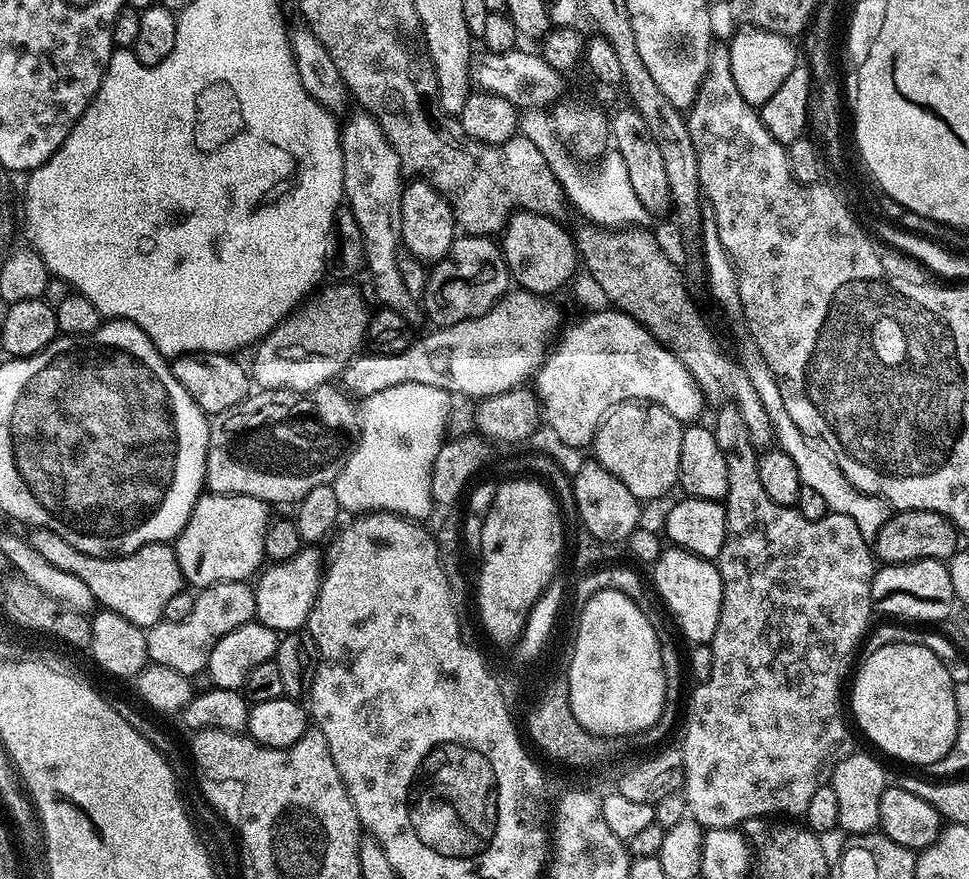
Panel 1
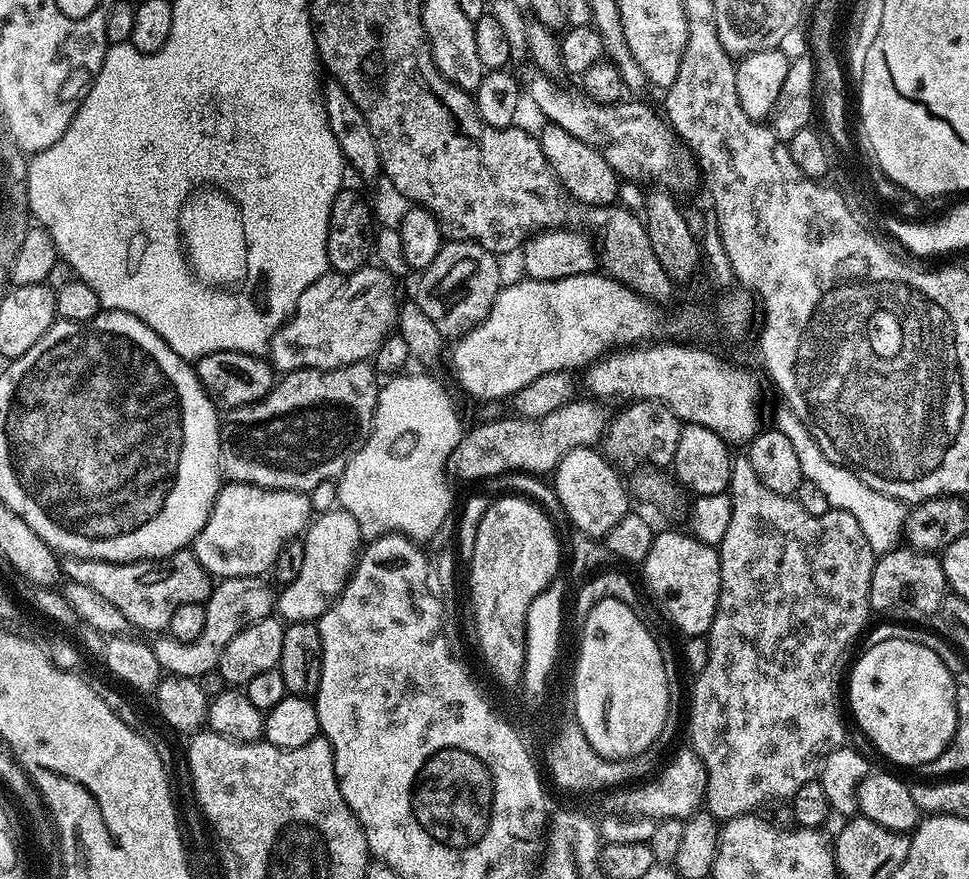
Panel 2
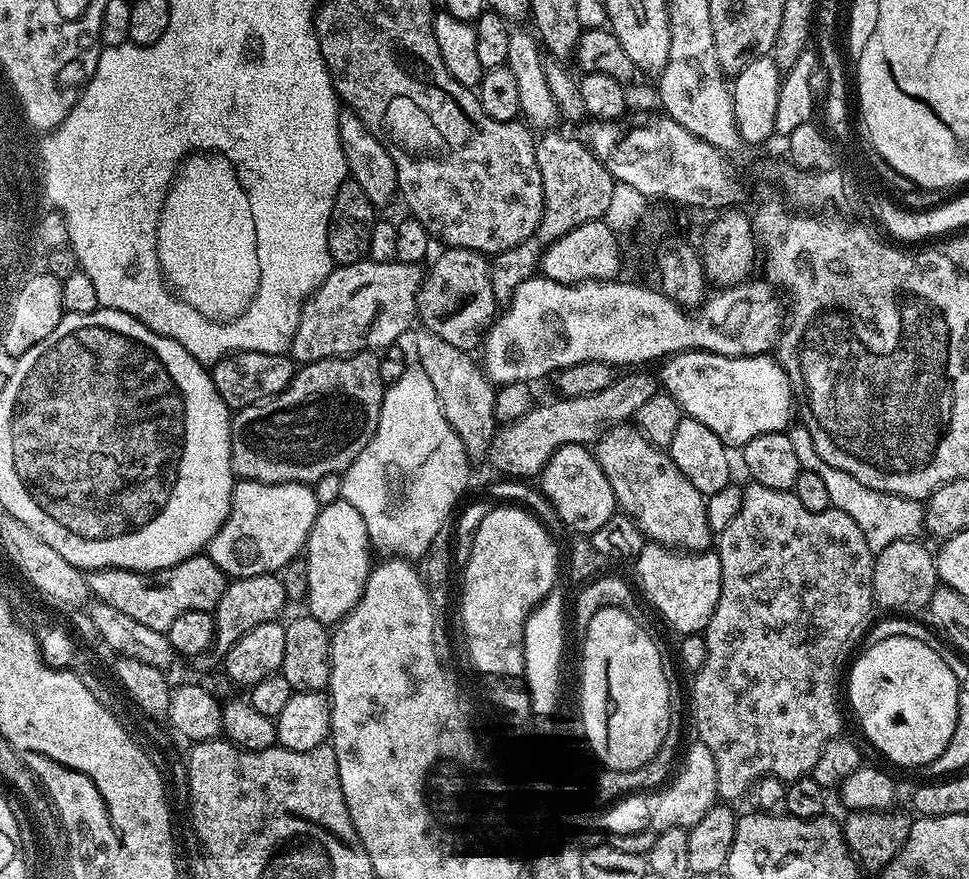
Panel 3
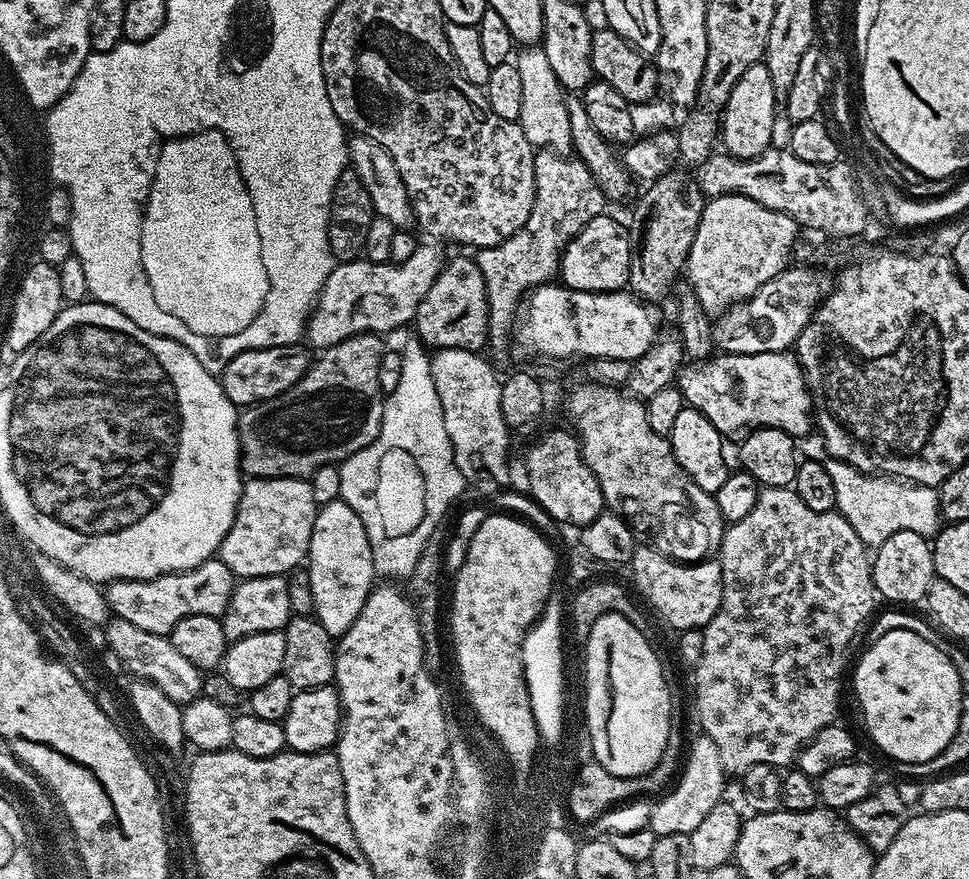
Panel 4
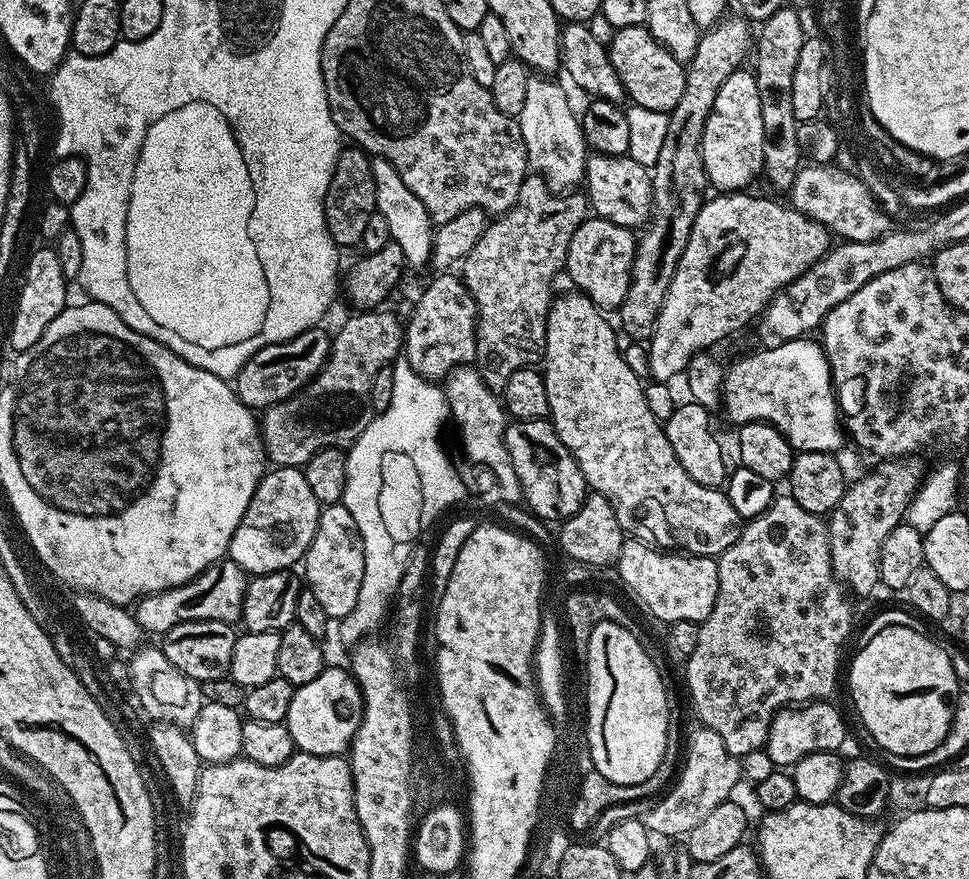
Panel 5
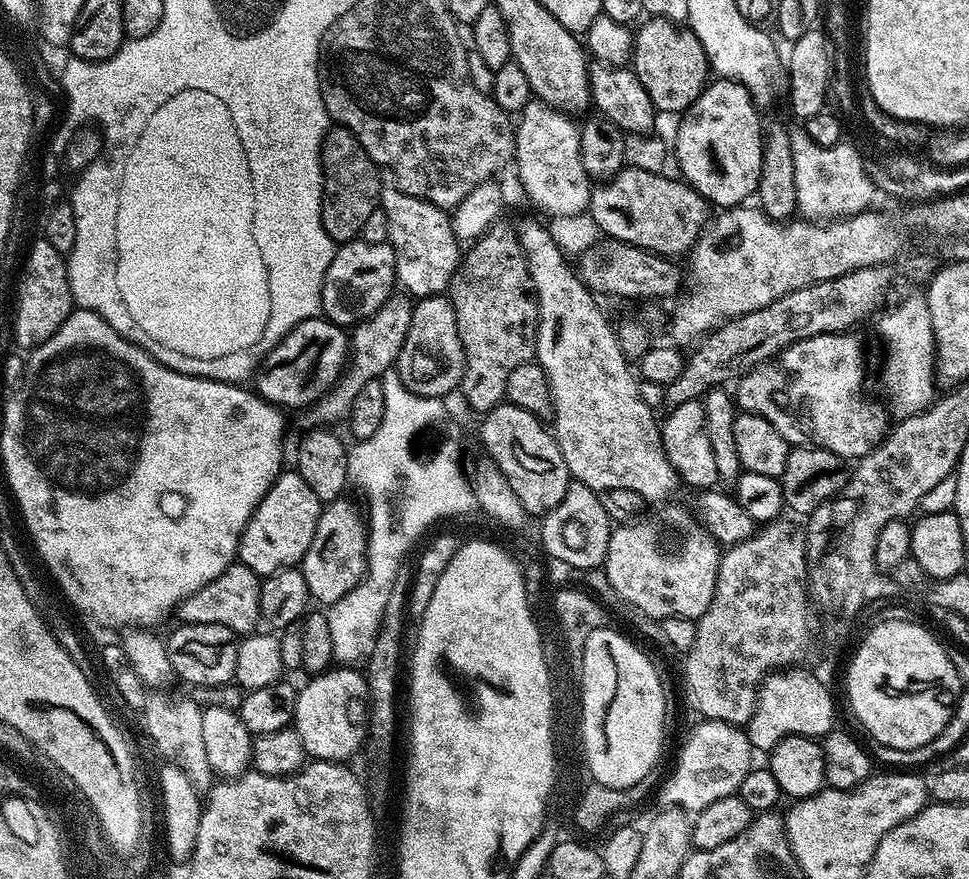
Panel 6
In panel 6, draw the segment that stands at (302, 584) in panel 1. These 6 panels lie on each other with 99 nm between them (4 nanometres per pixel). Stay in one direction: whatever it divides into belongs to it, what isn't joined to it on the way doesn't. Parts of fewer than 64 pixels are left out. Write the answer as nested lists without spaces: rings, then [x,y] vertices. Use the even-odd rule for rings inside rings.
[[[341,498],[323,505],[314,538],[306,550],[302,561],[302,571],[306,578],[309,597],[317,605],[330,606],[338,602],[354,586],[358,586],[368,570],[368,529],[365,517],[348,501]]]

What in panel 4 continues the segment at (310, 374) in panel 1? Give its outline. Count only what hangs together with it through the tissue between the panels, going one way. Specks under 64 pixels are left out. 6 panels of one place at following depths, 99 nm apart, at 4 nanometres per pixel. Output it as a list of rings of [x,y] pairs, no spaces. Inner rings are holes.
[[[424,243],[401,264],[372,264],[363,258],[337,263],[330,278],[326,278],[316,299],[316,307],[308,317],[307,343],[313,349],[323,350],[363,332],[385,334],[403,324],[411,325],[422,298],[426,298],[426,290],[434,286],[434,278],[438,278],[441,267],[439,250]]]

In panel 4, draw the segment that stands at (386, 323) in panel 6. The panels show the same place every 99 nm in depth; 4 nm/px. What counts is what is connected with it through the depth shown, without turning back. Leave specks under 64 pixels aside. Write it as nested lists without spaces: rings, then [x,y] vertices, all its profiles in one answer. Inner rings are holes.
[[[363,332],[360,336],[351,336],[338,346],[330,346],[319,353],[320,356],[311,361],[308,365],[308,373],[299,380],[290,390],[286,390],[282,395],[275,396],[273,400],[263,400],[260,404],[249,404],[239,413],[236,421],[236,433],[240,435],[240,463],[243,471],[252,478],[263,478],[266,476],[295,476],[297,478],[310,478],[327,464],[339,465],[341,462],[353,456],[358,450],[365,448],[378,434],[382,426],[382,414],[384,413],[385,393],[380,391],[378,386],[378,370],[382,362],[382,354],[386,350],[386,344],[383,344],[381,337],[375,332]]]

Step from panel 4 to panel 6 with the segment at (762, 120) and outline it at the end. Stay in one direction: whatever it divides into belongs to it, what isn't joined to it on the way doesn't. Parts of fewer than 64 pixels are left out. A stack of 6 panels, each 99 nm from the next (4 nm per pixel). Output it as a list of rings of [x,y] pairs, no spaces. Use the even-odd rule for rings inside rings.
[[[716,78],[705,87],[704,92],[688,107],[687,115],[676,132],[676,160],[680,163],[679,175],[696,193],[704,197],[709,205],[717,204],[717,209],[735,208],[743,205],[749,195],[755,193],[758,186],[758,178],[762,170],[762,150],[764,149],[764,137],[762,124],[760,128],[760,116],[756,113],[757,101],[736,80]]]

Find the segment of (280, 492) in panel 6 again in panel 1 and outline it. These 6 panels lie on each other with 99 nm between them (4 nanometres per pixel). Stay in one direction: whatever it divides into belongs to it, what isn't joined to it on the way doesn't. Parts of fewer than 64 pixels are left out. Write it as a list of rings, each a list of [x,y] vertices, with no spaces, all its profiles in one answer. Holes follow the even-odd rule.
[[[200,495],[186,526],[174,541],[185,581],[199,590],[218,582],[247,581],[255,577],[256,567],[266,560],[264,539],[270,523],[268,512],[269,505],[253,496]]]

